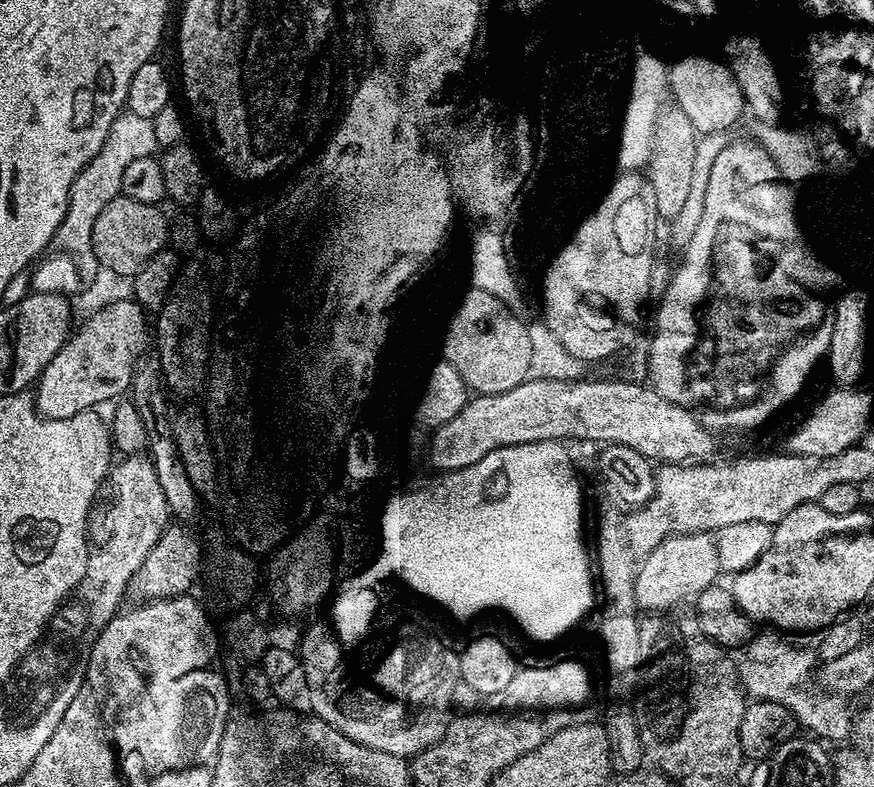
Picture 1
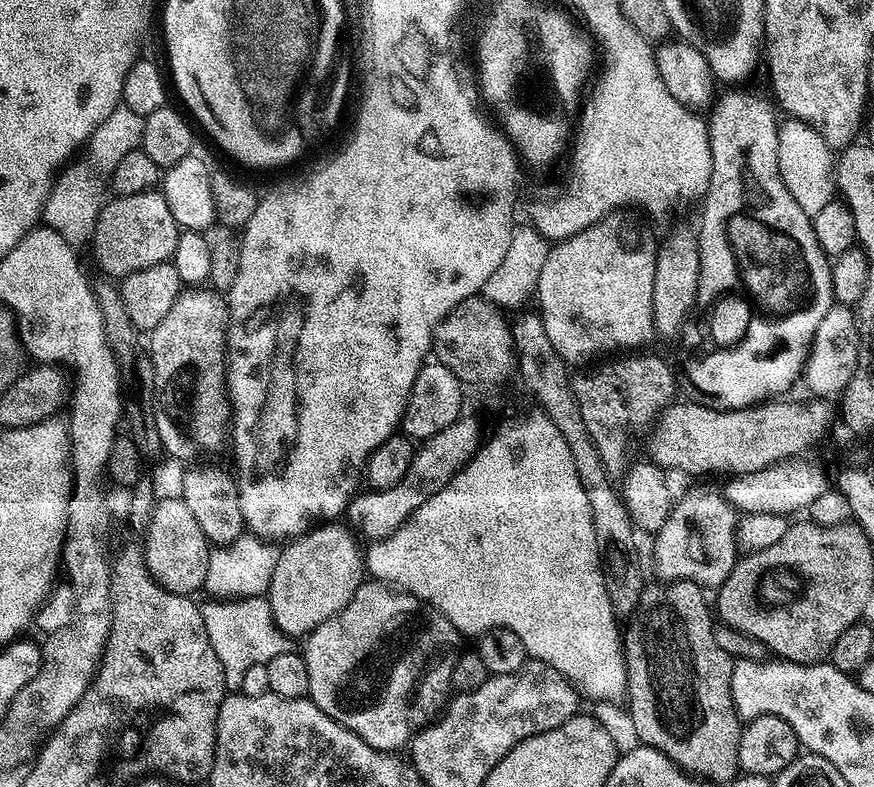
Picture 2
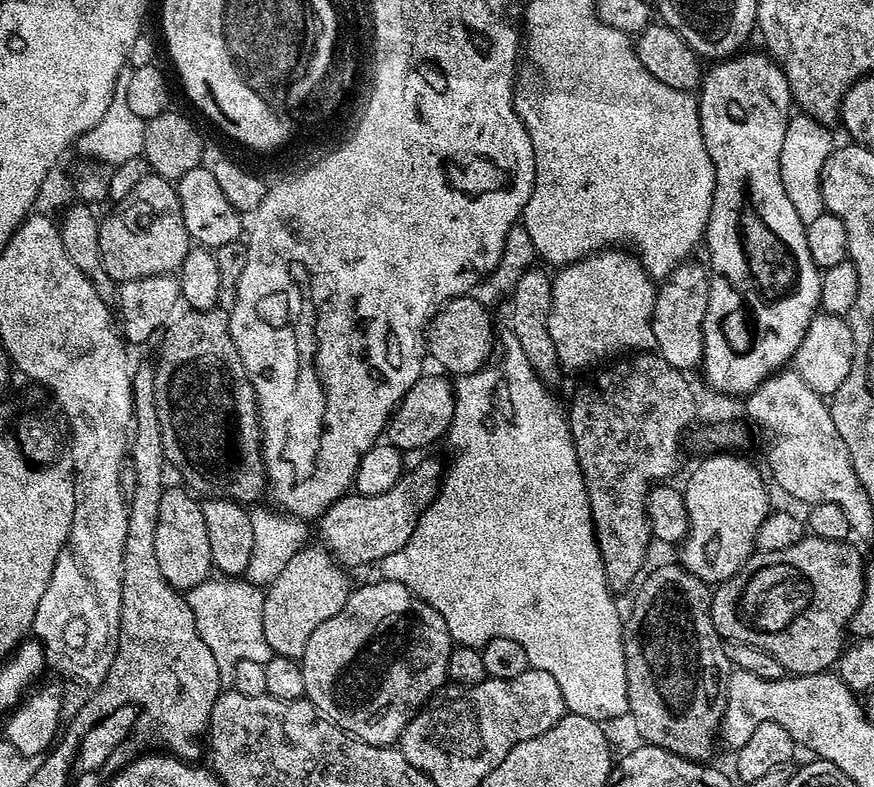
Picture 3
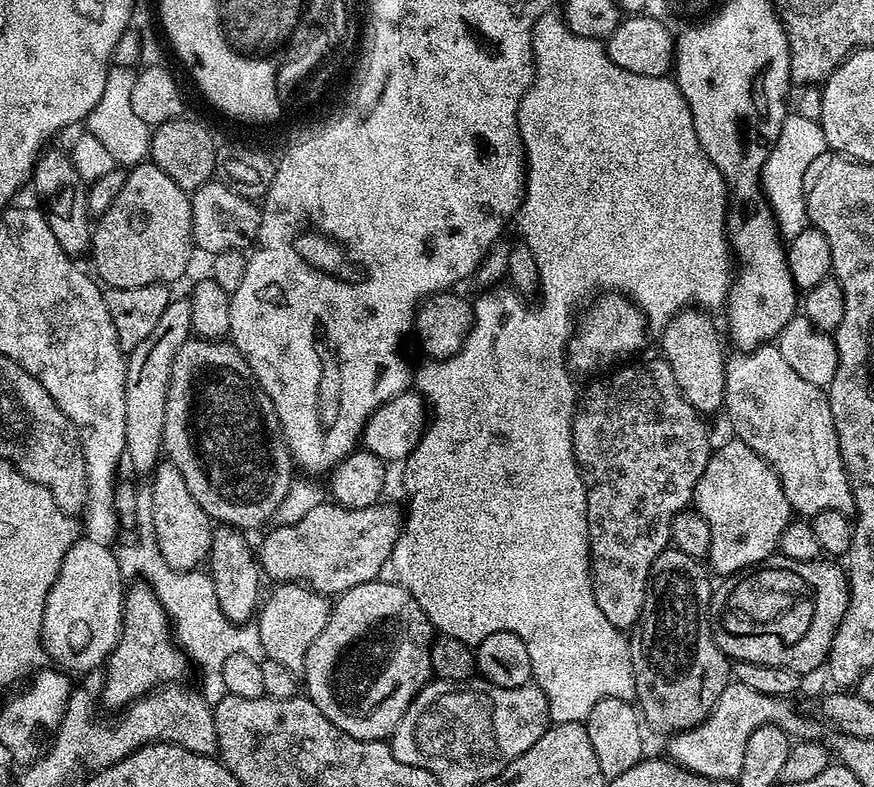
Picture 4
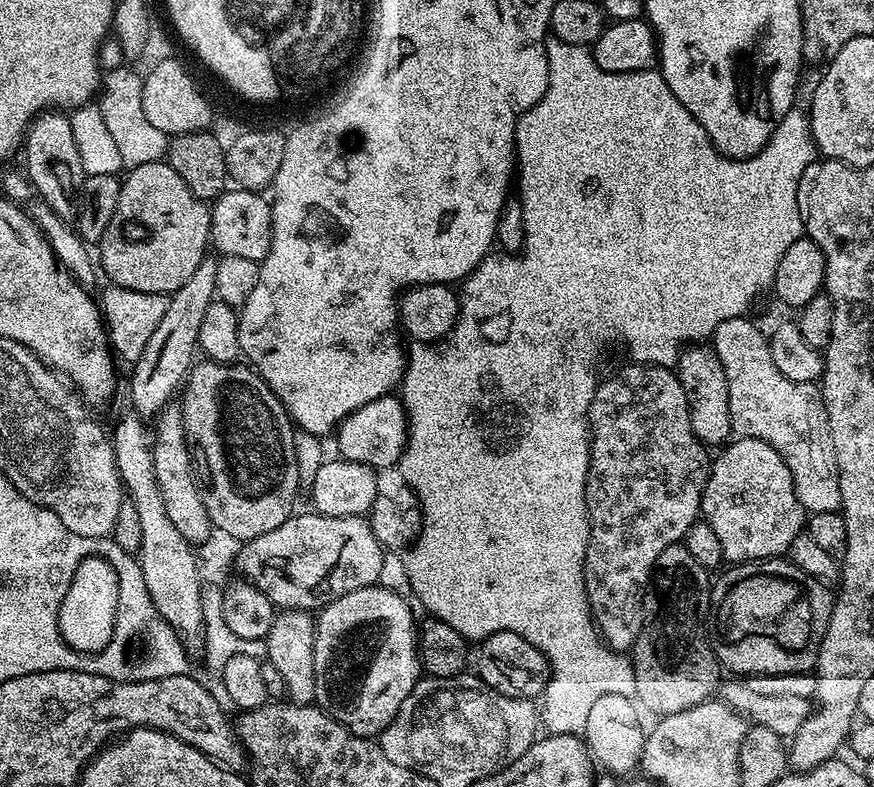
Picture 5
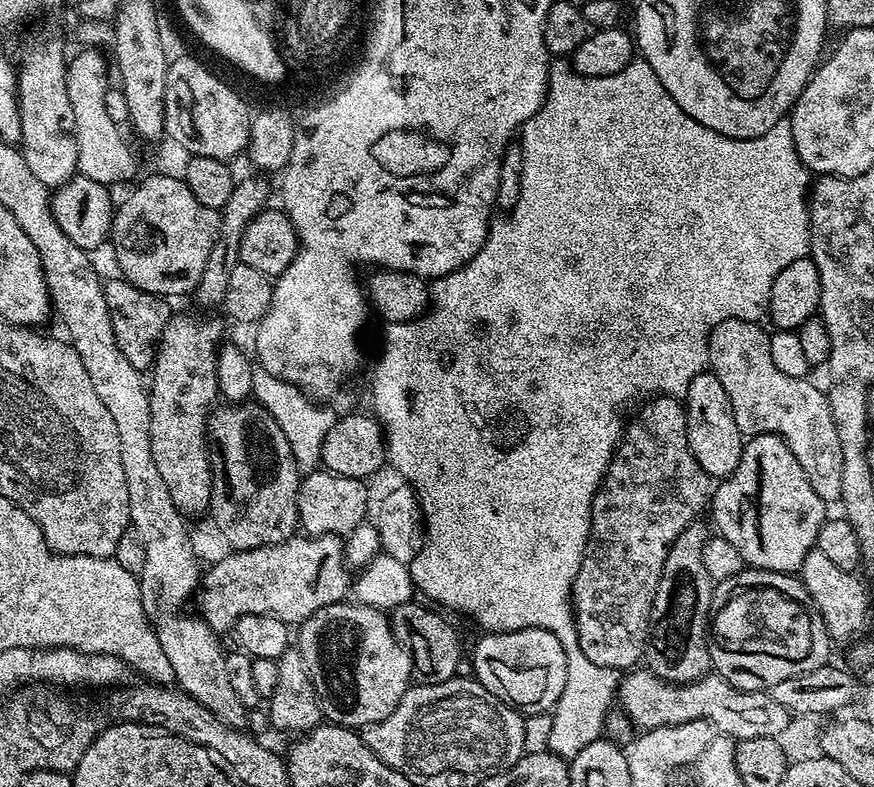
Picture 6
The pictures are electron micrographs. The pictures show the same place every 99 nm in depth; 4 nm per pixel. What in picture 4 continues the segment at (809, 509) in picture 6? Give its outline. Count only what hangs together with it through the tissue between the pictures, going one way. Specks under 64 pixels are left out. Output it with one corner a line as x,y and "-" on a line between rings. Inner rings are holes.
729,438
721,448
719,445
708,459
706,470
702,470
702,478
698,478
694,508
702,514
702,518
706,518
706,526
710,526
710,550
706,560
711,571
715,575
717,572
720,578
744,572
753,564
767,560
779,549
782,534
794,519
792,507
776,471
757,452
750,450
746,442
735,438

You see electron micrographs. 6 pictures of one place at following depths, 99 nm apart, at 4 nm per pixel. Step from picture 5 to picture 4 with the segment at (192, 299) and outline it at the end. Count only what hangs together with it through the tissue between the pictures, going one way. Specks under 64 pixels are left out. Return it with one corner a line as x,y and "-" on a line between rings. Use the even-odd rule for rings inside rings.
173,298
162,313
162,318
158,318
158,326
154,326
152,333
142,342
138,342
132,352
127,353
124,453
130,454
137,477
147,477
161,463
170,374
174,370
174,358
192,335
191,303
187,299

